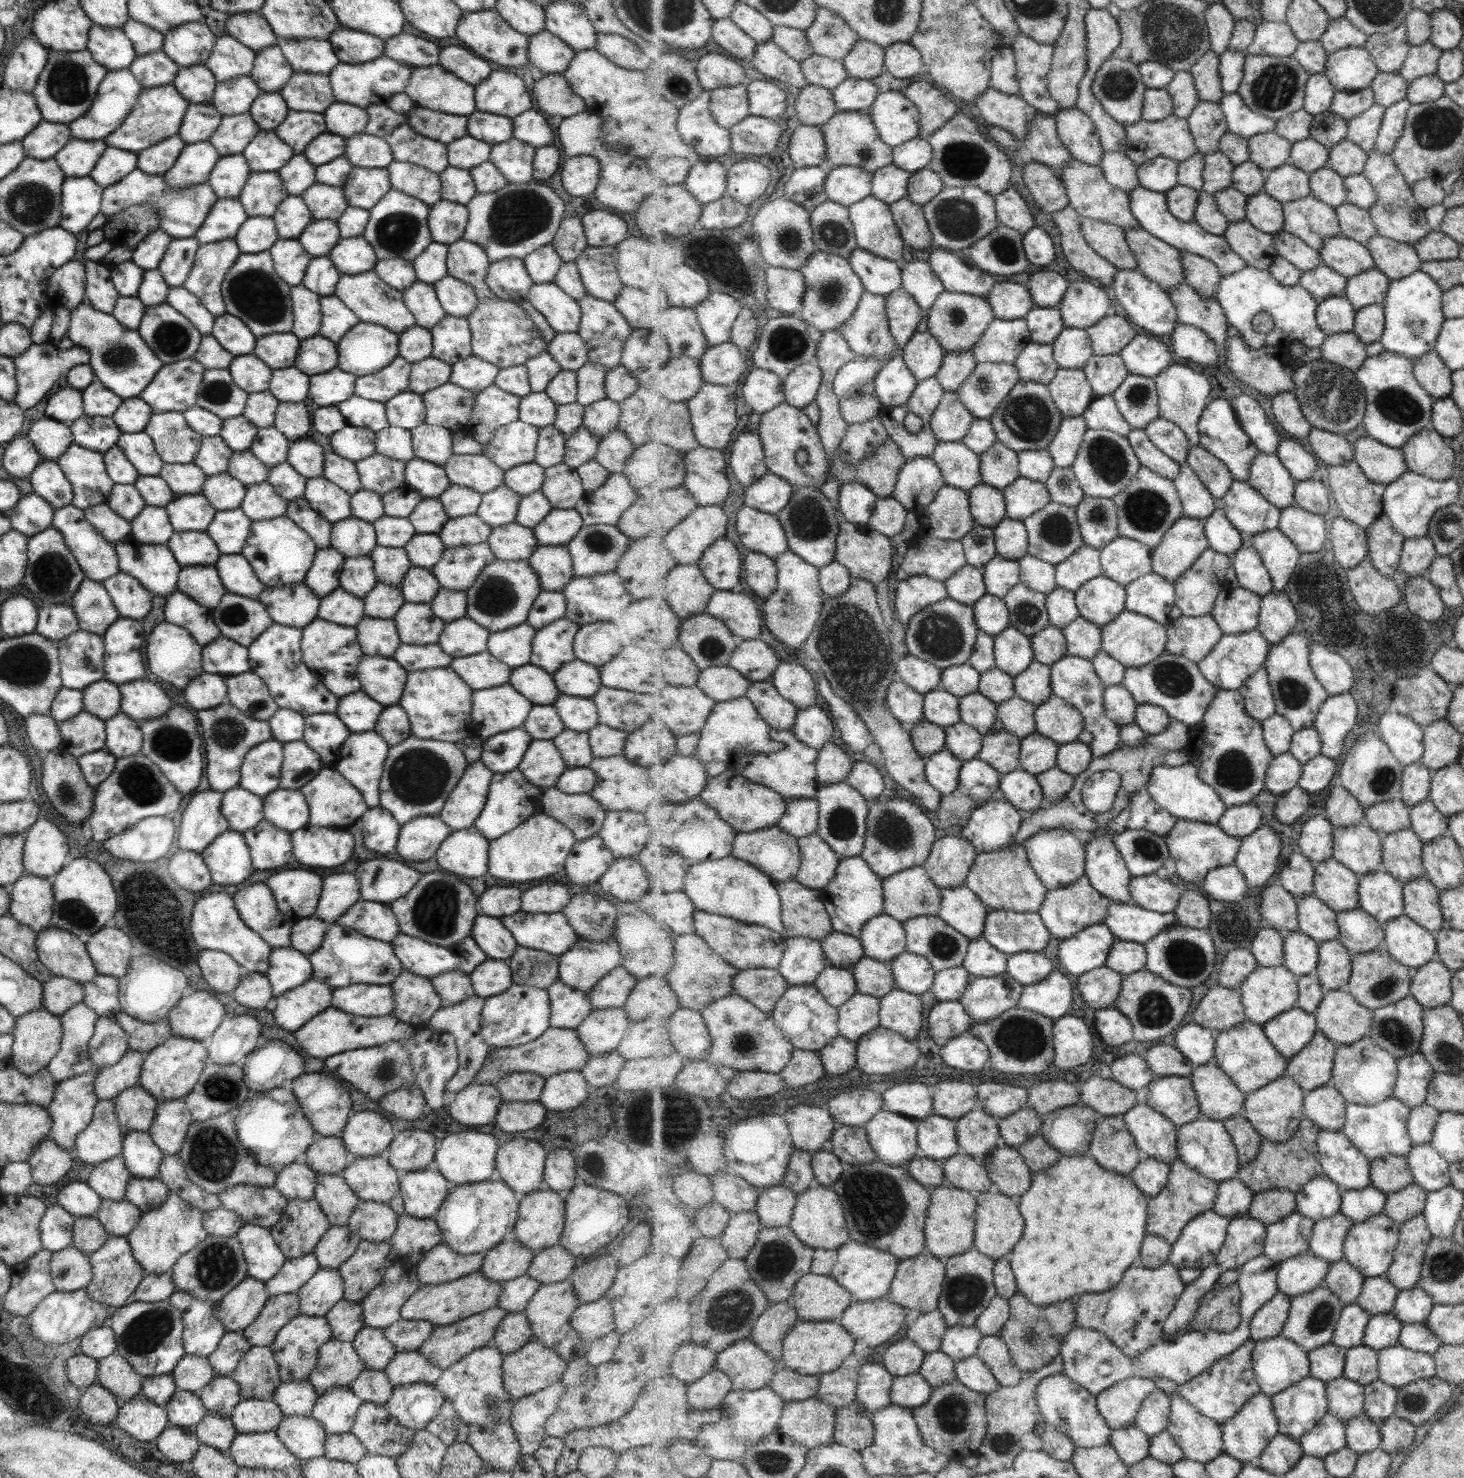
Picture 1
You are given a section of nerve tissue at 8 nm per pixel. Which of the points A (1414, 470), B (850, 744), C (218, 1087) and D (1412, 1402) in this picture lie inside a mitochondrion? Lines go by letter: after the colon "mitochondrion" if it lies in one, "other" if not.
A: other
B: other
C: mitochondrion
D: mitochondrion

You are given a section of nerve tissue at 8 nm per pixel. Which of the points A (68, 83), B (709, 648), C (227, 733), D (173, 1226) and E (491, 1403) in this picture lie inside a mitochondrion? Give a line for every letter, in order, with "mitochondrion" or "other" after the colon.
A: mitochondrion
B: mitochondrion
C: mitochondrion
D: other
E: mitochondrion

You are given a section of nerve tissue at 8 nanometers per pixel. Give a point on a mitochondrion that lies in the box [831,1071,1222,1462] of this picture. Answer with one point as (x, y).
(877, 1205)

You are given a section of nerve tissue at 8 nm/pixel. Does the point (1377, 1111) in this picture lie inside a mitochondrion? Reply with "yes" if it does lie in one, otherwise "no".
no

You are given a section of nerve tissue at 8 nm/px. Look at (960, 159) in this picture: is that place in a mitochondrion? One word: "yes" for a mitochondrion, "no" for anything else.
yes

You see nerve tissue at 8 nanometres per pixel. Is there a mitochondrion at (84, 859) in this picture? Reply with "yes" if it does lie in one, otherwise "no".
no

